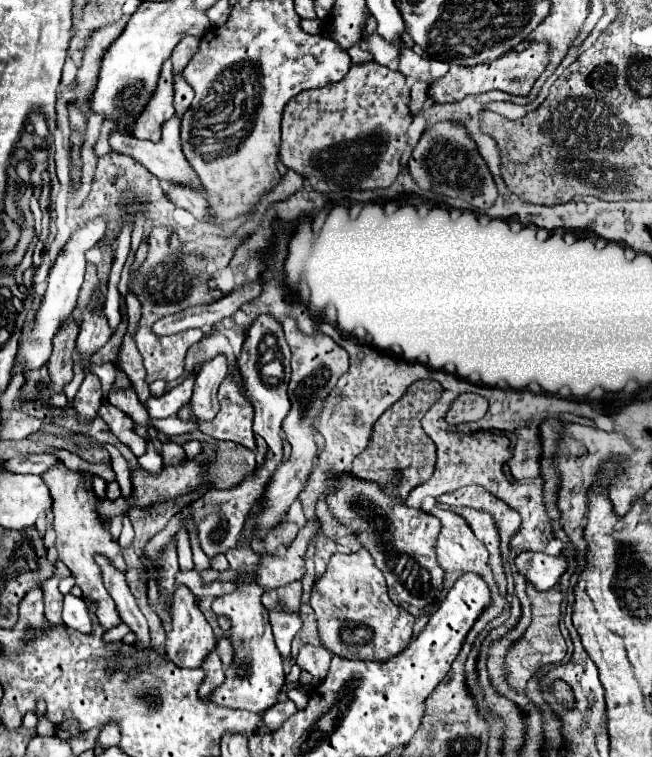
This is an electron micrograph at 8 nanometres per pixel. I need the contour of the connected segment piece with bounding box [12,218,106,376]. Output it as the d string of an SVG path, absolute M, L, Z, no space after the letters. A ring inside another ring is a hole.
M96 218L96 220L88 222L84 228L80 228L68 240L68 244L58 254L56 262L50 268L50 274L48 274L48 280L46 280L46 292L44 292L44 298L42 298L40 308L36 312L34 326L30 328L30 332L24 336L24 340L18 346L18 354L16 354L16 364L14 364L12 376L26 376L28 370L38 370L40 366L44 366L48 362L48 358L52 354L52 338L60 332L60 324L64 324L68 318L72 318L72 312L76 308L78 290L82 286L84 268L86 268L84 254L86 254L86 250L96 246L96 242L104 236L104 230L106 230L106 222L102 218Z

